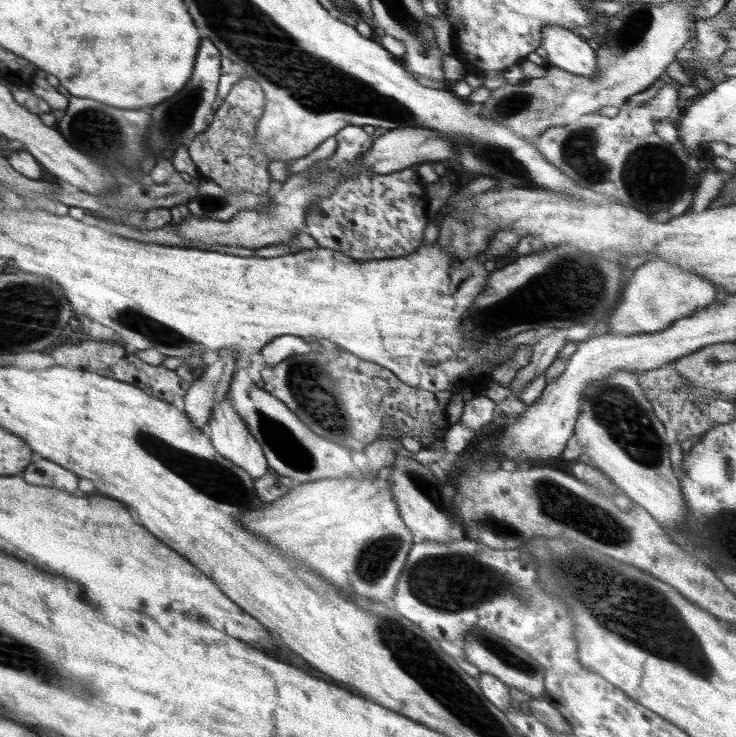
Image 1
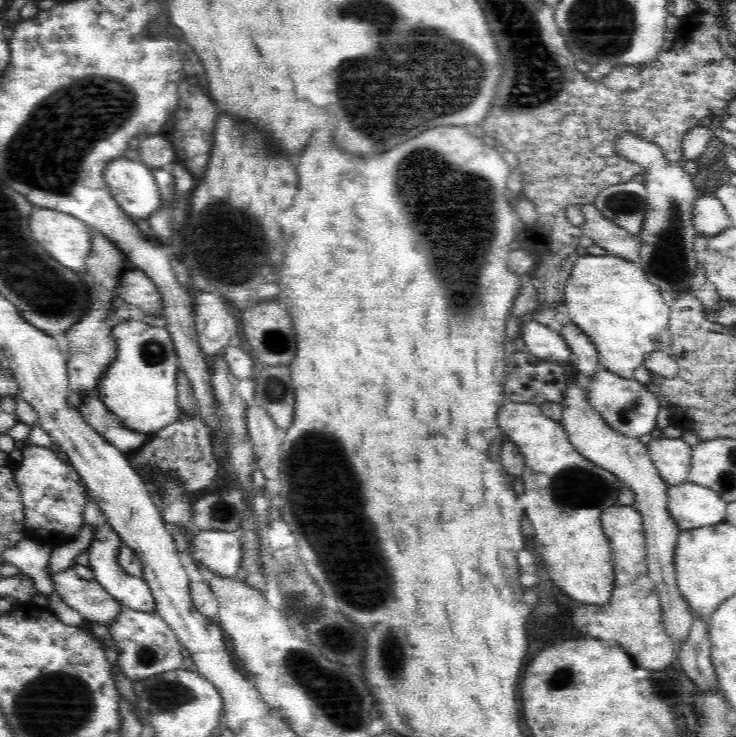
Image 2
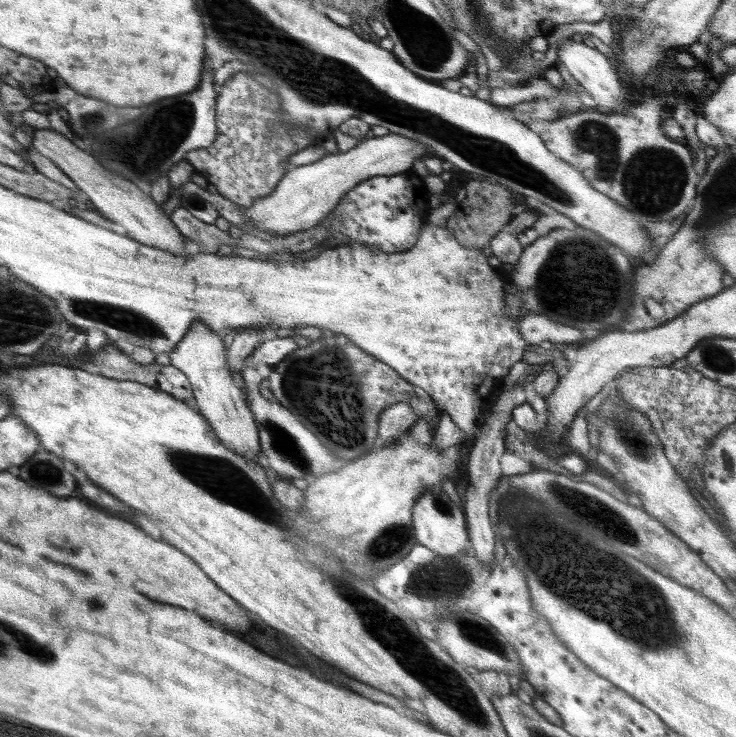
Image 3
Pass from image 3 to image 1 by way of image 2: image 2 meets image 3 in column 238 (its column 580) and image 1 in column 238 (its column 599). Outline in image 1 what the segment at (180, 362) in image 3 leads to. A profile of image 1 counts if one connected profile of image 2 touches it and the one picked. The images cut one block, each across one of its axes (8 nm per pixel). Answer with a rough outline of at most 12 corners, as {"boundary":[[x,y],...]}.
{"boundary":[[226,397],[206,430],[220,455],[254,480],[269,468],[260,443]]}

